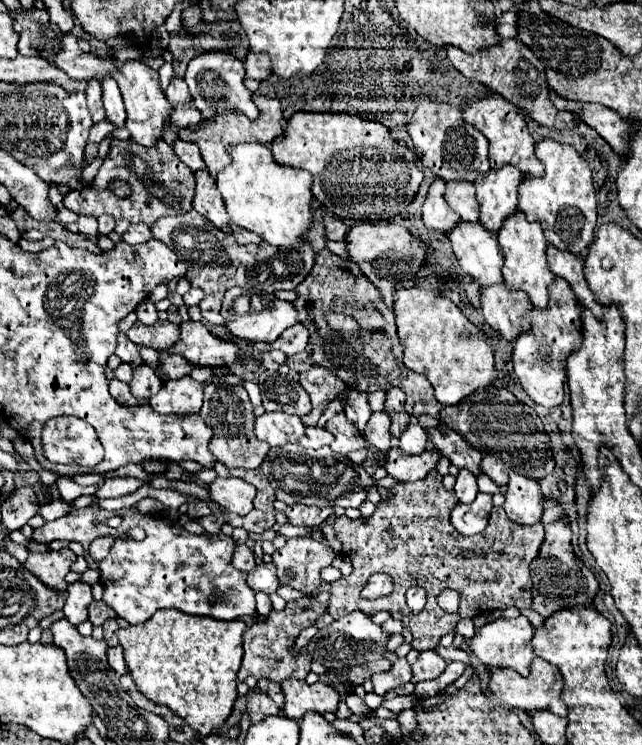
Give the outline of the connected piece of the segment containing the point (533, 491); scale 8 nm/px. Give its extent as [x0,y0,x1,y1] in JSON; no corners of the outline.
[506,473,544,525]

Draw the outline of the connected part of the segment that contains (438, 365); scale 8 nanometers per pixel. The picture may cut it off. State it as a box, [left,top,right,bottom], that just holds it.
[394,289,500,405]

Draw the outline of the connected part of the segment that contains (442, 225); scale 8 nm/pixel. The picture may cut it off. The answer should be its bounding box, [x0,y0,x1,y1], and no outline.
[422,179,460,233]

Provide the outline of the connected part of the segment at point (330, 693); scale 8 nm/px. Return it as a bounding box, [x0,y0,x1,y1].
[282,679,340,719]

